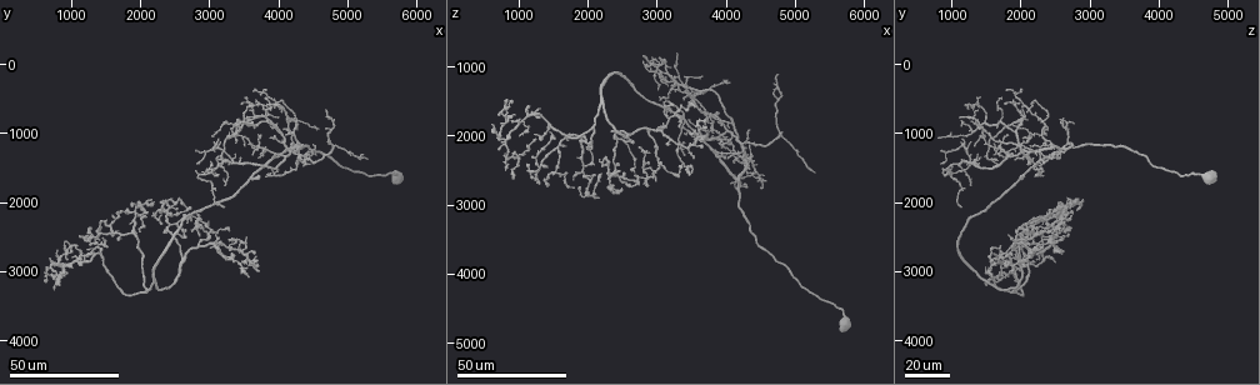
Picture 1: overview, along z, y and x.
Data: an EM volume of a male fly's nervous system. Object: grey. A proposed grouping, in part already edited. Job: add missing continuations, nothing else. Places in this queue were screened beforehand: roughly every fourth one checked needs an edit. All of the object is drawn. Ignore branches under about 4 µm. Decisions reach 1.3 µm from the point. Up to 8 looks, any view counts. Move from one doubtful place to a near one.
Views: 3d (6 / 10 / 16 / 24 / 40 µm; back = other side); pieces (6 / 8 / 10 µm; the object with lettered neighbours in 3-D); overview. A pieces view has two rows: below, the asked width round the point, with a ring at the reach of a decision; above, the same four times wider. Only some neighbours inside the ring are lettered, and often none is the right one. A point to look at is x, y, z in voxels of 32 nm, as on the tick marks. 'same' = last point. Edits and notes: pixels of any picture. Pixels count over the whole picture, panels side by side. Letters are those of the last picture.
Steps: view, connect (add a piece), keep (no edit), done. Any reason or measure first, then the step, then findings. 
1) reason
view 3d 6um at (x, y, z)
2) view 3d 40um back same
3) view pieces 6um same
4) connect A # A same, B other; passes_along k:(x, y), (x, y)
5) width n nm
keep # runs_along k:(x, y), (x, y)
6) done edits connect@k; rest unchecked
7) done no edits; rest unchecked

an open end
view 3d 24um at (3650, 2950, 2050)

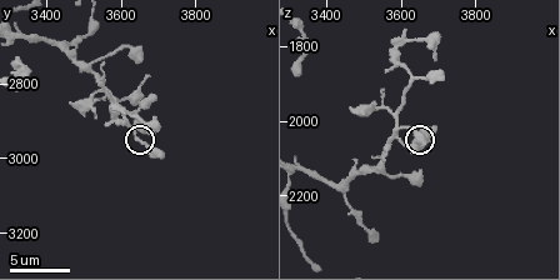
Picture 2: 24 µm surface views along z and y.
view pieces 8um at (3660, 2930, 2060)

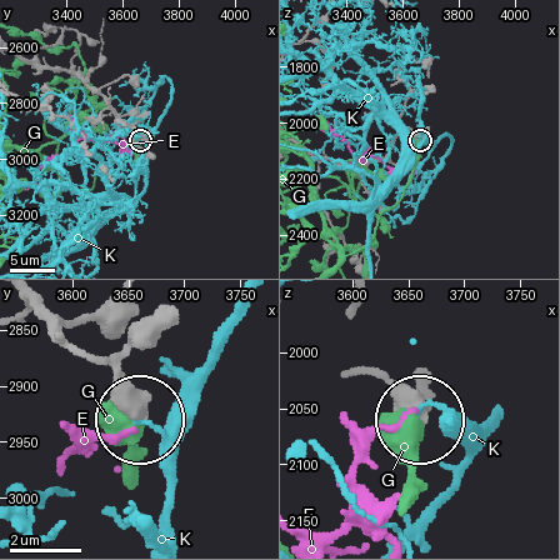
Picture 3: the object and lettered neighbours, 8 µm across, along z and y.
keep # E other, G other, K other; none of them fits

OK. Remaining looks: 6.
branch stops here
view 3d 40um at (3200, 2050, 1100)

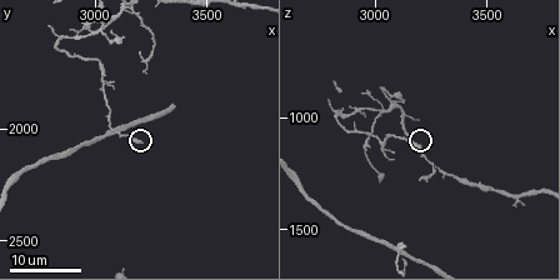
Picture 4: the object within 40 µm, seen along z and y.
view pieces 10um at (3210, 2050, 1150)

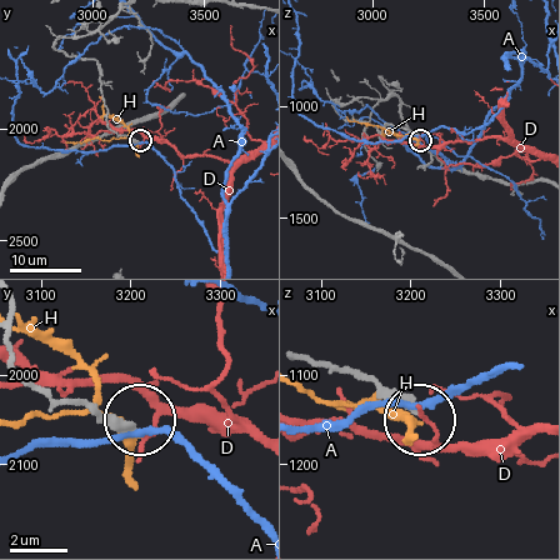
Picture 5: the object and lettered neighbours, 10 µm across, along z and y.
keep # A other, D other, H other; runs_along 5:(89, 59), (99, 70), (109, 126), (139, 141); none of them fits

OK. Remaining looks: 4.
an open end
view 3d 24um at (3650, 1300, 1600)

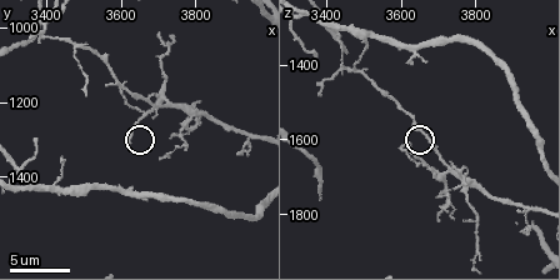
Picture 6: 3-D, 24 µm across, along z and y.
view pieces 6um at (3620, 1300, 1610)

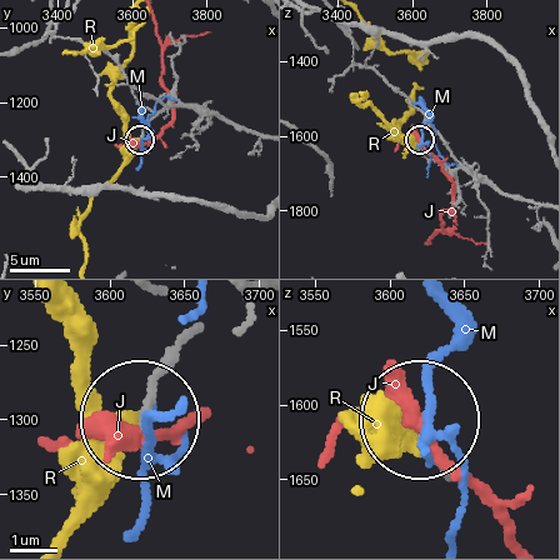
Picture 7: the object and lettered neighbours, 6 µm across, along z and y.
width 160 nm
keep # J other, M other, R other; none of them fits

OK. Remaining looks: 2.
view 3d 24um at (3000, 1400, 1350)

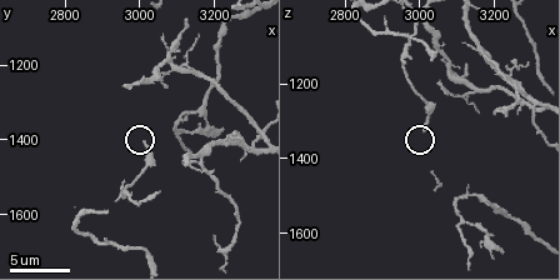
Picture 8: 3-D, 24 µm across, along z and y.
see the neighbours
view pieces 6um at (3010, 1410, 1330)

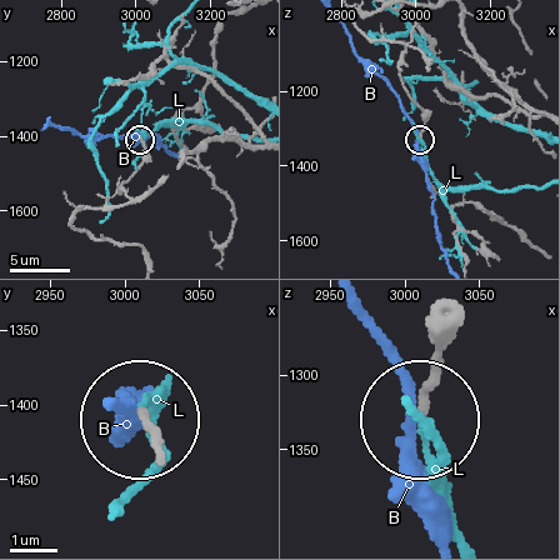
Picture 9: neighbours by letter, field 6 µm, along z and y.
keep # B other, L other; none of them fits

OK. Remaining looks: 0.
done no edits; rest unchecked

